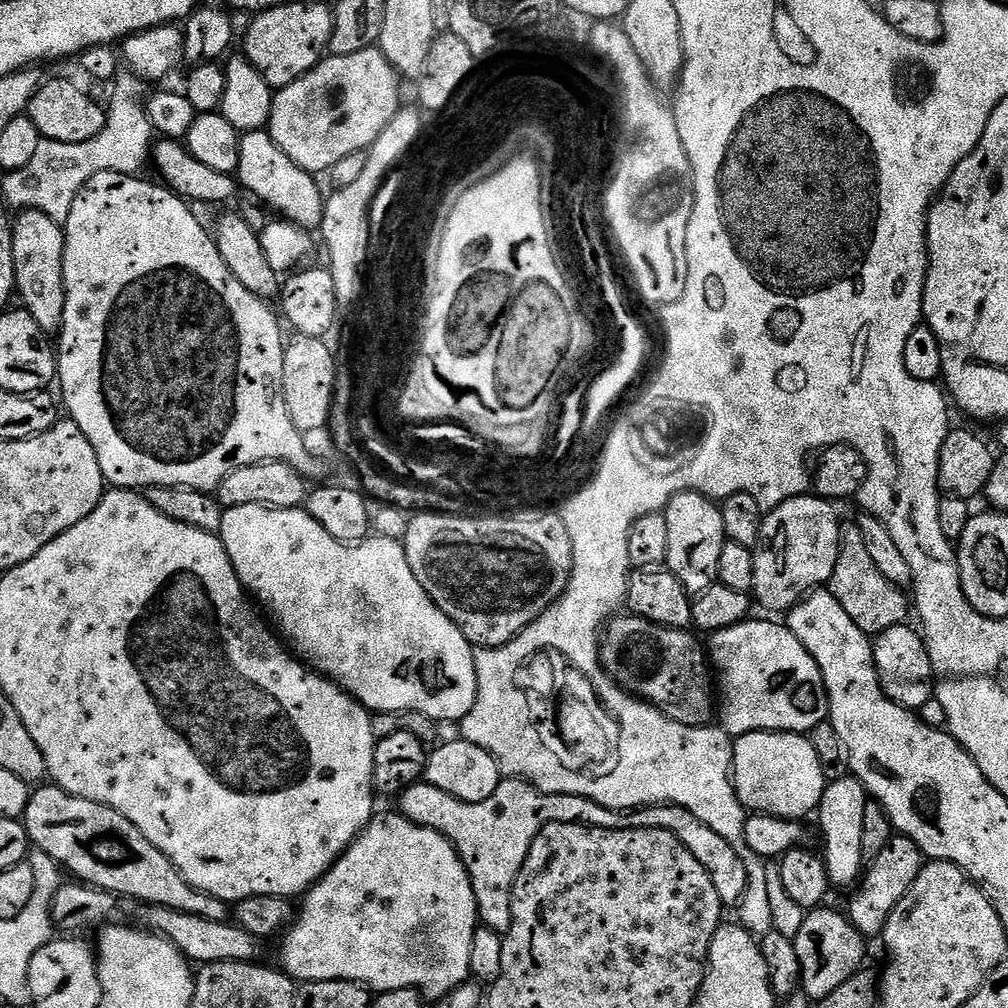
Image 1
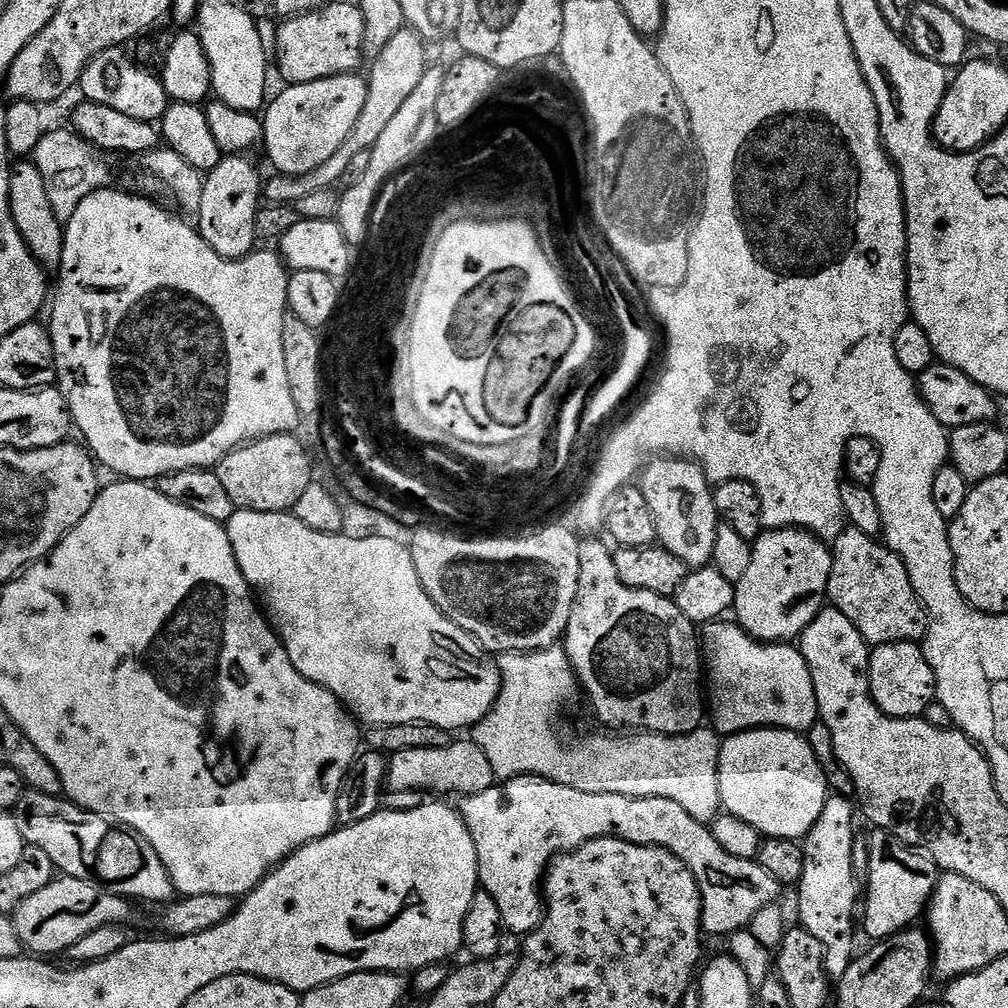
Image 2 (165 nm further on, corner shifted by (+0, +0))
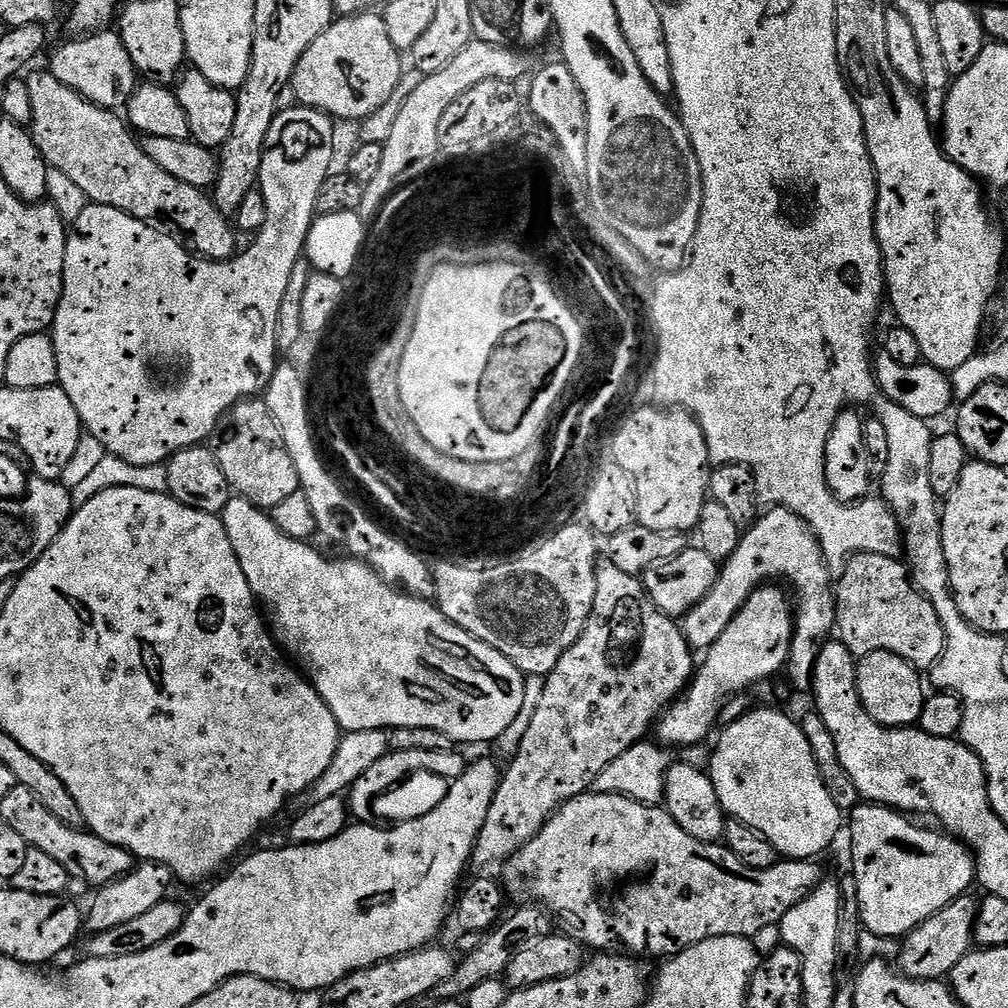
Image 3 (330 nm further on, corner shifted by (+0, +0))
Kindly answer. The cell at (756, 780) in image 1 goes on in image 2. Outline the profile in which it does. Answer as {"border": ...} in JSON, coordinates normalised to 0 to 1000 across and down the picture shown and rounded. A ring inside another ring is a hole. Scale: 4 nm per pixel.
{"border":[[[748,722],[721,731],[714,739],[712,776],[717,805],[743,816],[758,831],[767,829],[797,834],[808,815],[812,815],[812,808],[815,808],[815,800],[819,800],[823,789],[821,774],[801,733],[795,727],[781,726],[779,722]]]}

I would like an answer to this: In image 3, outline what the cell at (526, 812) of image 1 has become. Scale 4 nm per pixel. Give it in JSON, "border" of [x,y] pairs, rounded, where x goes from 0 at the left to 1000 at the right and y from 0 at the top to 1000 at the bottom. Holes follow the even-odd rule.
{"border":[[[590,784],[578,786],[573,792],[569,792],[558,799],[534,823],[532,829],[526,831],[516,841],[515,845],[511,845],[505,850],[499,861],[500,869],[498,868],[498,873],[502,878],[503,884],[505,886],[512,885],[520,877],[521,883],[528,888],[525,890],[543,901],[554,914],[555,920],[556,917],[560,920],[557,922],[563,928],[575,934],[576,937],[584,941],[591,940],[587,942],[594,942],[599,946],[620,944],[631,950],[639,950],[642,944],[647,948],[655,948],[654,950],[666,950],[675,944],[680,944],[682,940],[688,938],[692,935],[700,935],[700,931],[716,931],[717,929],[741,929],[745,931],[750,929],[752,923],[756,923],[756,919],[773,917],[775,911],[785,901],[792,899],[792,895],[800,892],[813,878],[815,872],[813,859],[806,853],[784,853],[778,851],[766,861],[748,863],[744,859],[732,855],[730,848],[721,839],[715,839],[713,836],[701,837],[681,827],[681,824],[677,823],[677,820],[669,813],[661,801],[638,798],[636,794],[626,794],[624,790]]]}

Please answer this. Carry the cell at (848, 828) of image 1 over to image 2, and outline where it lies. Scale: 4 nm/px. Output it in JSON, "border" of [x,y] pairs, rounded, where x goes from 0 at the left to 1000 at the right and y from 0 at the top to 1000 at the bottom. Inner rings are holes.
{"border":[[[828,788],[822,789],[819,800],[815,800],[815,808],[812,808],[812,815],[808,815],[808,819],[802,824],[801,829],[798,830],[796,836],[798,838],[798,862],[796,863],[796,871],[792,878],[792,884],[794,884],[794,913],[792,913],[793,920],[799,921],[808,931],[812,931],[812,935],[817,940],[817,961],[821,963],[822,973],[832,974],[835,970],[835,966],[839,966],[839,962],[845,956],[847,951],[847,943],[845,939],[849,937],[849,925],[851,929],[851,913],[845,908],[850,908],[851,905],[851,893],[849,897],[849,884],[851,884],[851,878],[847,871],[847,835],[851,828],[851,822],[845,818],[845,813],[851,810],[850,803],[847,801],[846,795],[839,790],[831,790]]]}

